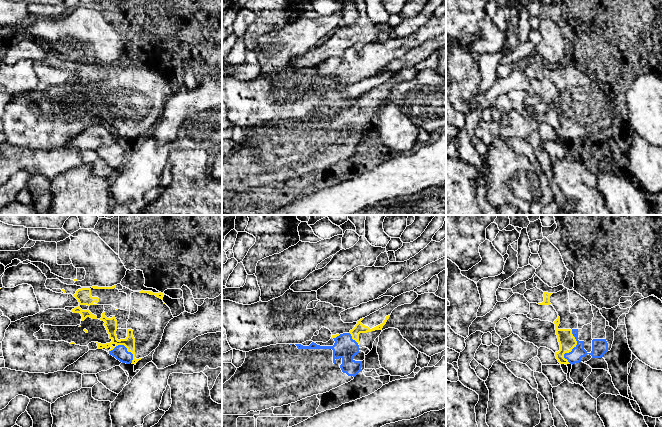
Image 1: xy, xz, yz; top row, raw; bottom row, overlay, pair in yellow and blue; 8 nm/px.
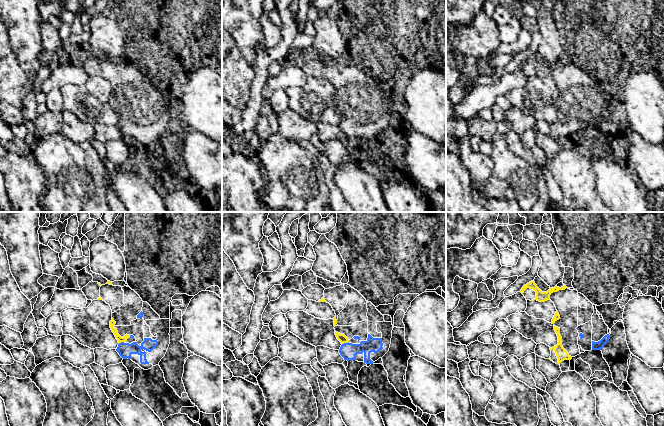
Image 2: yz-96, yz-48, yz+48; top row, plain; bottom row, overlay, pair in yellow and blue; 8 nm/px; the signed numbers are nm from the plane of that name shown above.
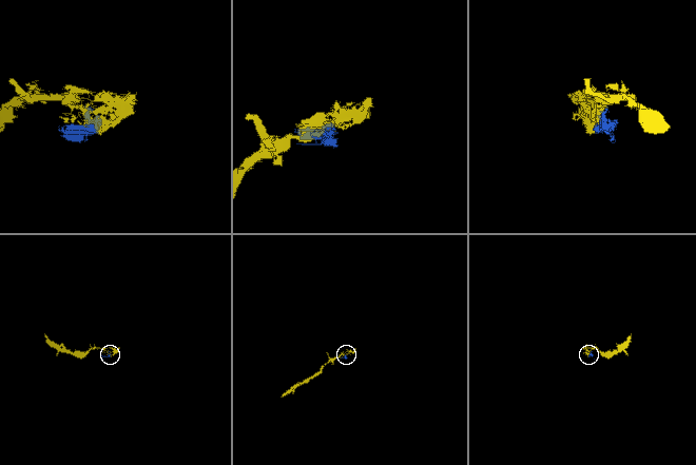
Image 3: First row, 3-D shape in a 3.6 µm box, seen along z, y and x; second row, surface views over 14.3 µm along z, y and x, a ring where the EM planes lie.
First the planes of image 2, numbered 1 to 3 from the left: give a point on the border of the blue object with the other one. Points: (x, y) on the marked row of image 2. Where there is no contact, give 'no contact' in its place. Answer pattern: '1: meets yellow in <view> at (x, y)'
1: meets yellow in yz-96 at (121, 341)
2: meets yellow in yz-48 at (345, 342)
3: no contact

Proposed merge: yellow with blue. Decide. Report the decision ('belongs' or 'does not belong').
belongs

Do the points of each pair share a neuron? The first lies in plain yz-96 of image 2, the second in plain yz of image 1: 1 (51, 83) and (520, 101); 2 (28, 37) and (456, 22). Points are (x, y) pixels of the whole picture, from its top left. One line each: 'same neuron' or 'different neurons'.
1: different neurons
2: same neuron

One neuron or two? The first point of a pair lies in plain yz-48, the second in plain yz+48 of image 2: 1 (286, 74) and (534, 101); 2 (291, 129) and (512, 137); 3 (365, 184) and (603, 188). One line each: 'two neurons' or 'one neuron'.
1: two neurons
2: two neurons
3: two neurons

